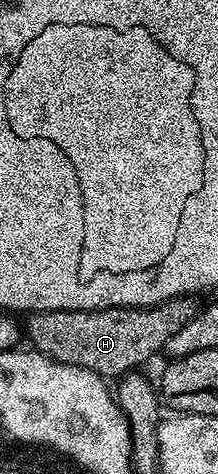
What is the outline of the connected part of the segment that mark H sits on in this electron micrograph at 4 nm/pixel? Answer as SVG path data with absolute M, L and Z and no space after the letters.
M192 296L178 297L175 301L164 301L158 305L151 305L147 309L84 309L83 311L43 311L30 313L23 333L28 344L37 352L47 355L53 361L77 365L81 369L90 369L106 379L117 379L122 375L141 367L144 361L149 361L158 352L164 350L167 339L179 331L179 327L186 325L199 311Z

